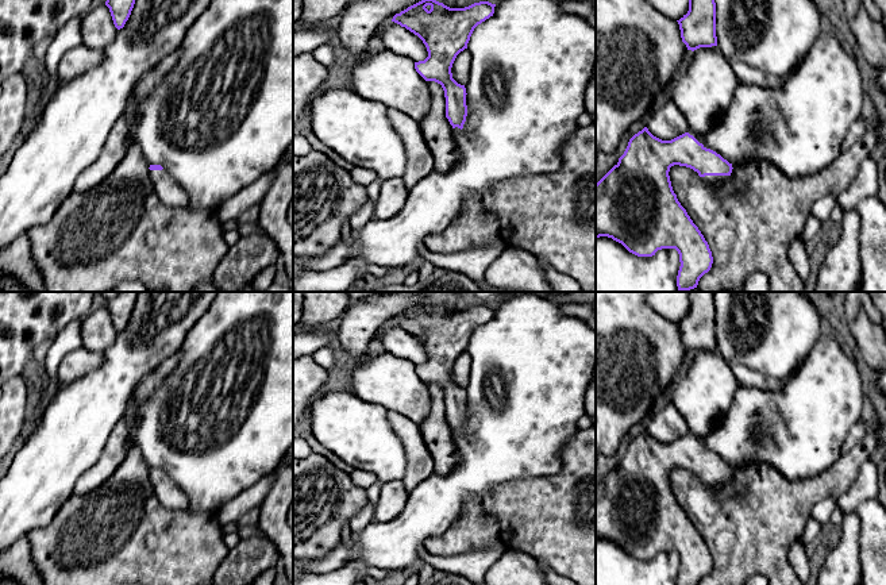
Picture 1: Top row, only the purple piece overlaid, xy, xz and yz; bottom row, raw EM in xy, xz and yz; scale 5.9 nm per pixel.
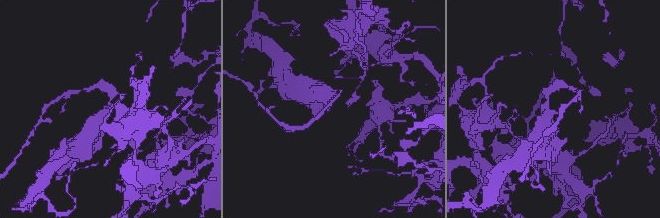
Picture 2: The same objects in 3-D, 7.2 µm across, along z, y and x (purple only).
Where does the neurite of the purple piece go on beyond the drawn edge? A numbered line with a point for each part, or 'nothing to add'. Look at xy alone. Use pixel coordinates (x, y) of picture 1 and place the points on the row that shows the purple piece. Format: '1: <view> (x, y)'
1: xy (169, 192)

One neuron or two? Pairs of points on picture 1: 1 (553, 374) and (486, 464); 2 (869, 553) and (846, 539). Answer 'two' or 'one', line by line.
1: one
2: two

